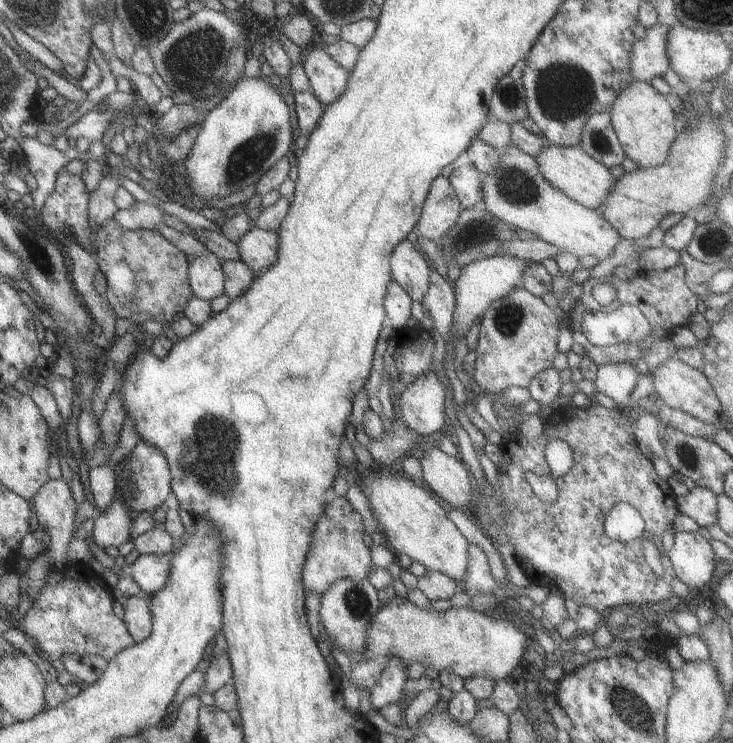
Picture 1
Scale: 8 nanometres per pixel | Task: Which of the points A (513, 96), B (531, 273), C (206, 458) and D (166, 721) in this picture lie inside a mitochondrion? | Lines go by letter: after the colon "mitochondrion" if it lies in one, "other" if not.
A: mitochondrion
B: other
C: mitochondrion
D: other

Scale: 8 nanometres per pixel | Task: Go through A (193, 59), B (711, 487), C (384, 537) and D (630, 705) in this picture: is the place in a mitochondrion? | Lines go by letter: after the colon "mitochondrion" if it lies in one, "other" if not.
A: mitochondrion
B: other
C: other
D: mitochondrion

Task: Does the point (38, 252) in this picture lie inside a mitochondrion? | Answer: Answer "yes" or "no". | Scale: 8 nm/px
yes

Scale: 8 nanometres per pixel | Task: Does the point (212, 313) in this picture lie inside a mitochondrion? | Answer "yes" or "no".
no

